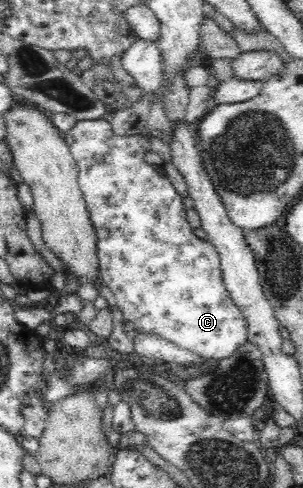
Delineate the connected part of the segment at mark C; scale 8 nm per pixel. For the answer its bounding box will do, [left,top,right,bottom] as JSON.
[63,119,248,360]

